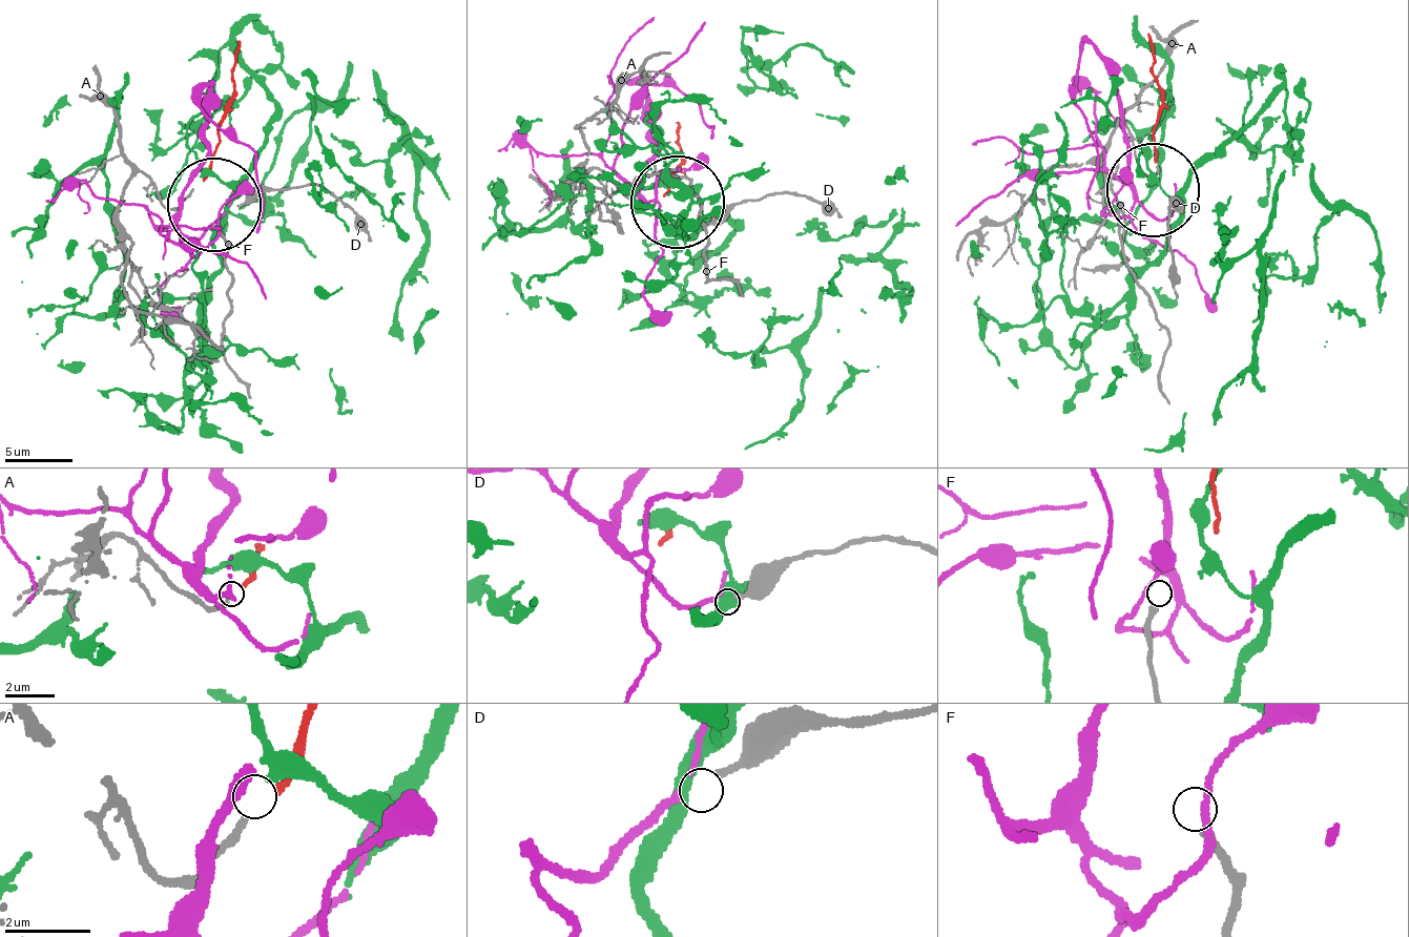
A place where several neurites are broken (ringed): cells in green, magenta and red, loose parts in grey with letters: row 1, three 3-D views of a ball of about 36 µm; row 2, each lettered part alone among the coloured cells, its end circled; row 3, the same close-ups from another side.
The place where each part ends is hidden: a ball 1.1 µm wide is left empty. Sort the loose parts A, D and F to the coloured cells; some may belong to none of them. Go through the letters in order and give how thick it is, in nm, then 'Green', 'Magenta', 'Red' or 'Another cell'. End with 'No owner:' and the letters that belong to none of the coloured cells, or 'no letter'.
A: Thickness 160 nm. Red
D: Thickness 280 nm. Magenta
F: Thickness 240 nm. Another cell
No owner: F

